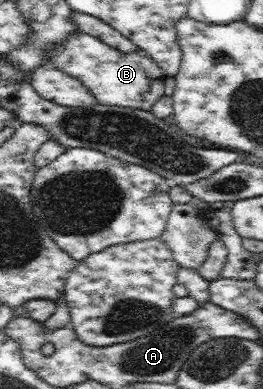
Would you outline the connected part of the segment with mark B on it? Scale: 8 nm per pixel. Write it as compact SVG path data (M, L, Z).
M70 33L70 37L54 45L49 59L56 69L79 79L94 95L98 104L123 106L150 111L156 101L165 95L164 70L144 51L122 53L92 35Z

